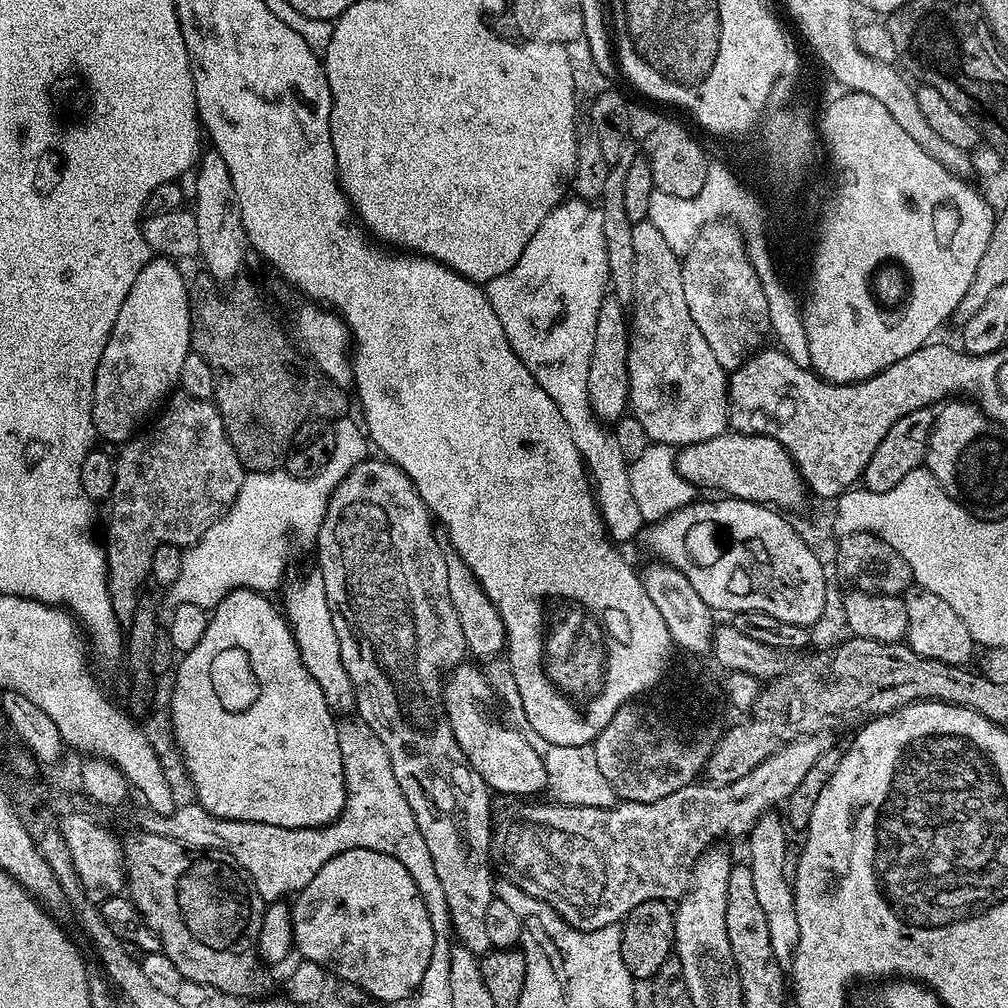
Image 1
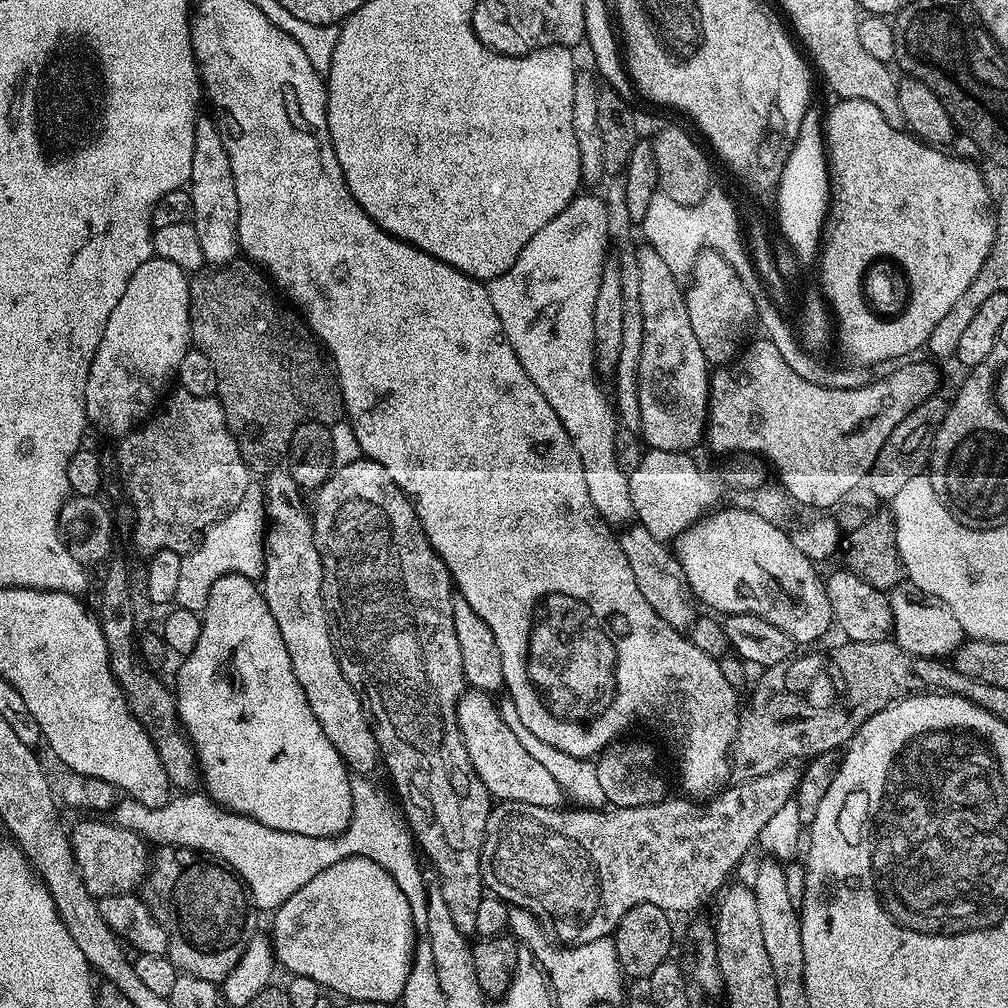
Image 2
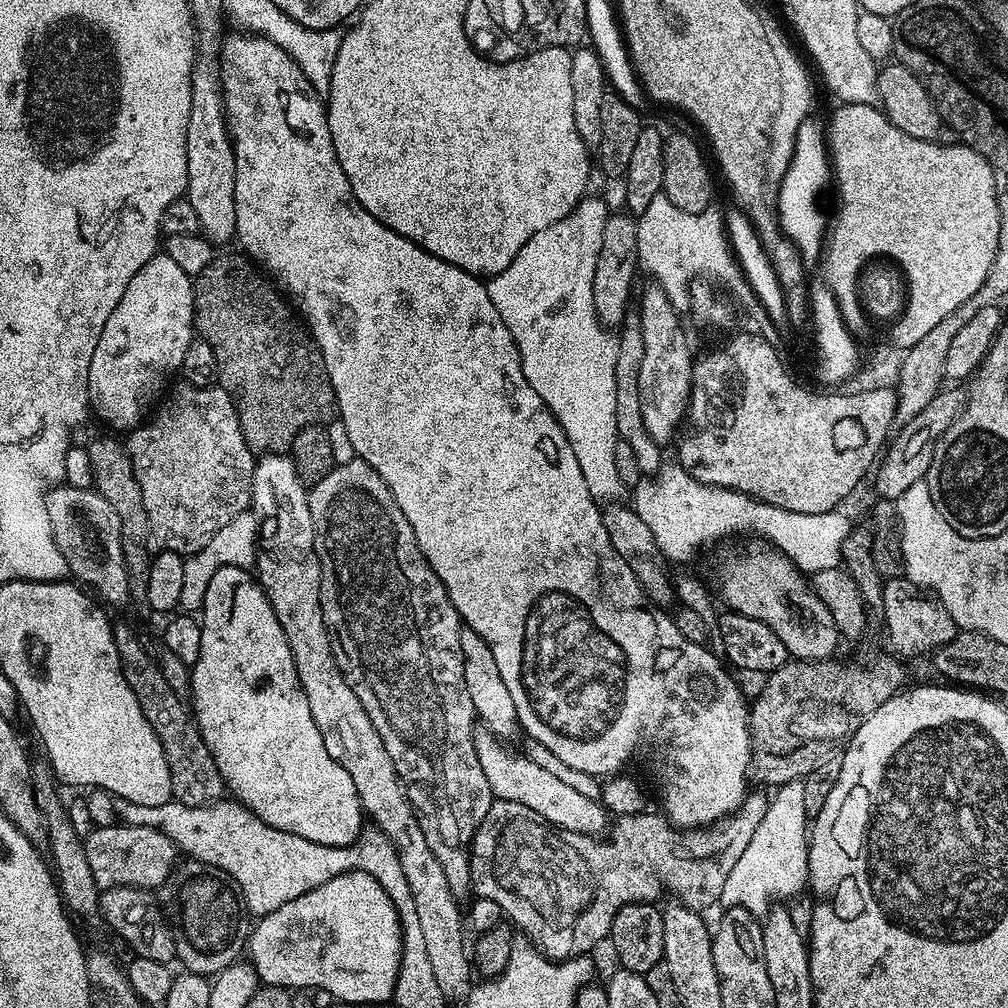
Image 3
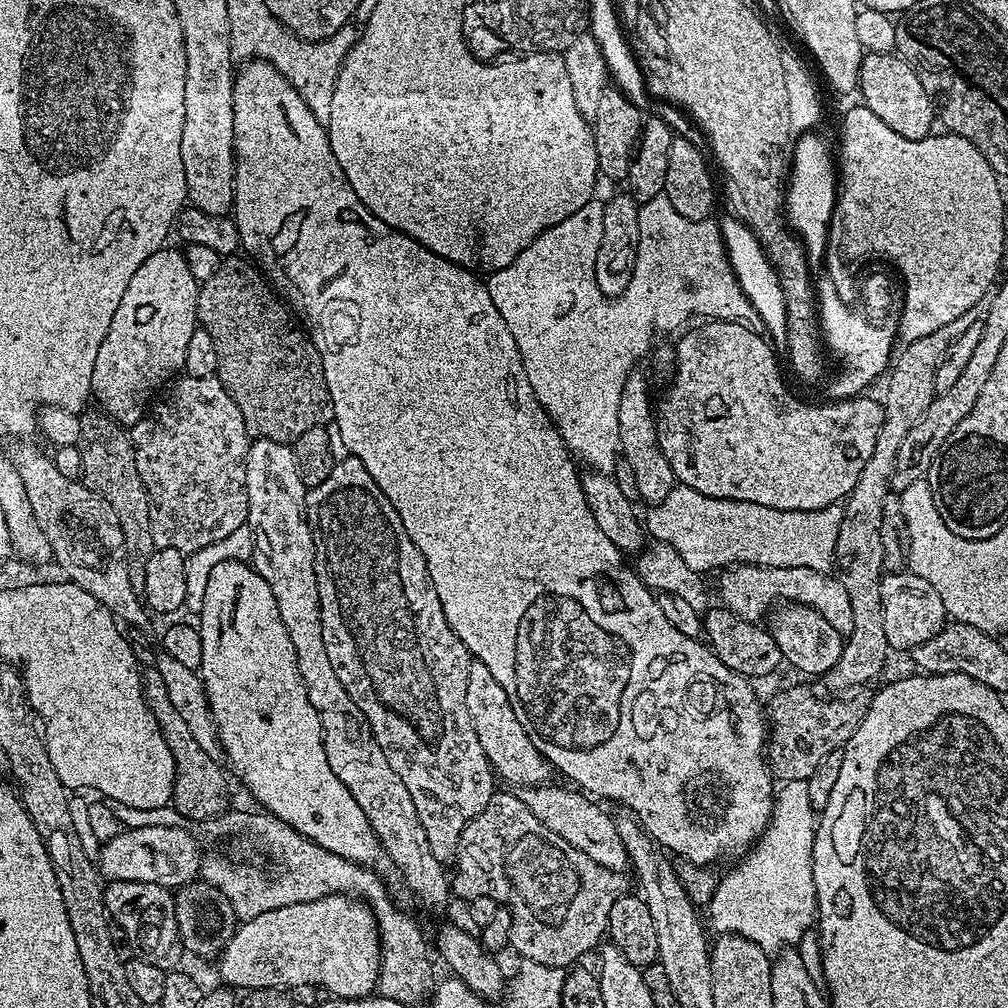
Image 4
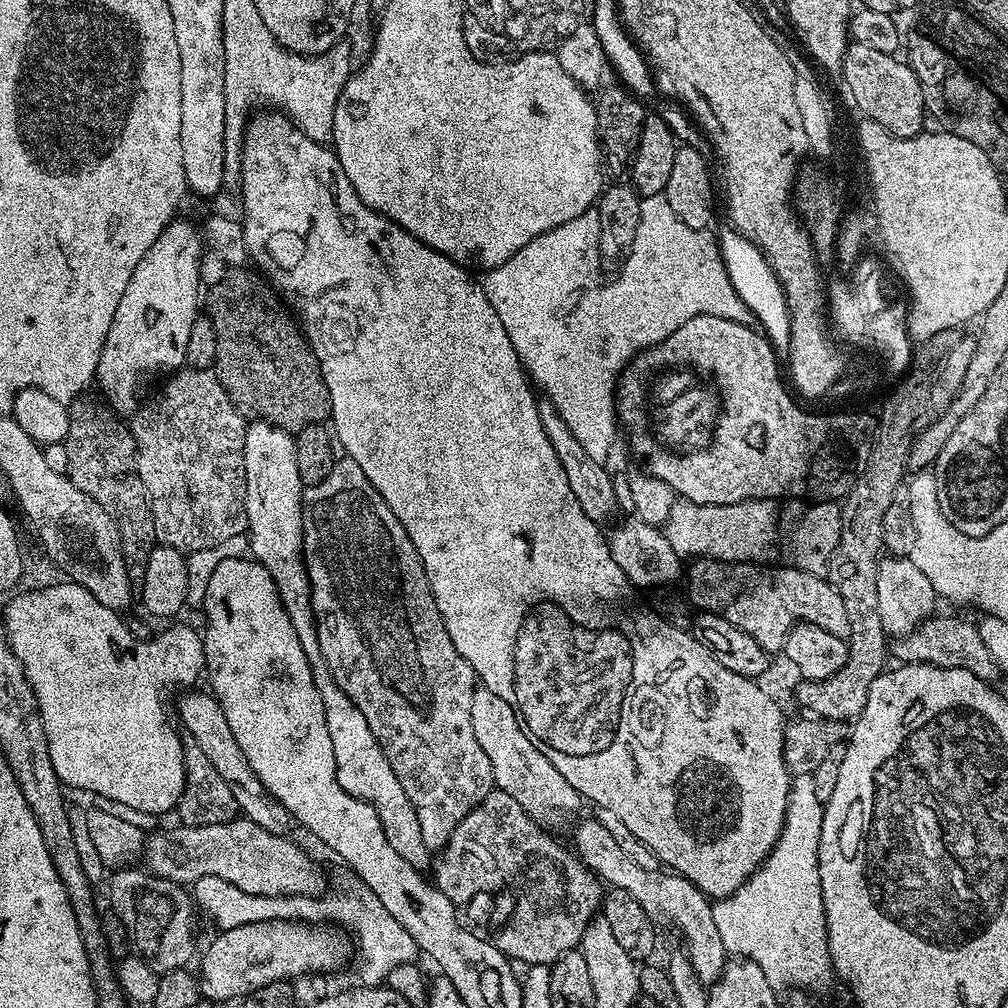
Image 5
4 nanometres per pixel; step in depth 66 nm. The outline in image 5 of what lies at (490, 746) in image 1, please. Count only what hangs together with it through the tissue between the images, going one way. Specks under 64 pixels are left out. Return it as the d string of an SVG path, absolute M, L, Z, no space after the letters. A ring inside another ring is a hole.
M588 818L577 826L574 851L597 880L608 888L626 890L626 894L642 902L642 910L646 910L652 920L665 920L666 923L673 924L684 939L683 947L688 961L694 966L694 974L698 974L698 978L706 986L716 983L724 969L726 953L722 937L718 935L718 926L714 923L713 901L702 890L694 887L685 876L669 874L664 870L658 873L642 870L642 866L638 866L638 862L634 862L634 858L630 858L630 854L626 854L622 846L618 846L614 834L610 834L610 830L606 830L606 826L602 826L602 822L594 818Z

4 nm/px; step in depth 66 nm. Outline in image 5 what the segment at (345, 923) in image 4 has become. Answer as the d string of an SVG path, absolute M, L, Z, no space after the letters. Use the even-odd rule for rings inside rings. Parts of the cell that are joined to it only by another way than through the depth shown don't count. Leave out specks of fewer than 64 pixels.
M271 920L223 929L200 960L200 995L213 1002L236 1000L275 980L295 981L309 973L332 974L350 952L350 944L339 940L326 926L298 920Z

